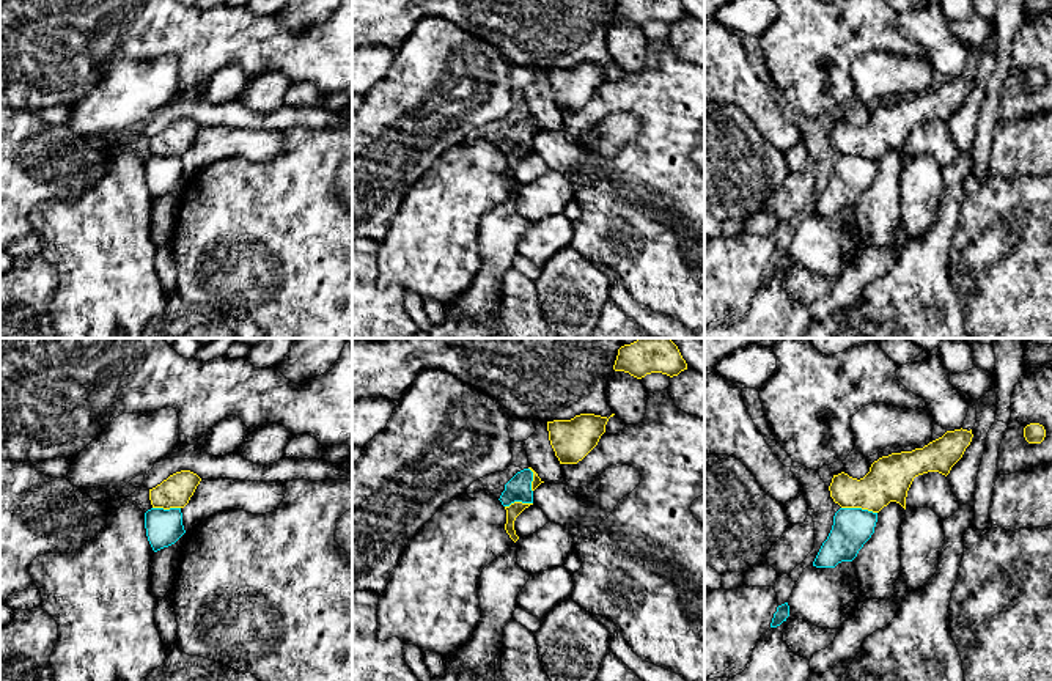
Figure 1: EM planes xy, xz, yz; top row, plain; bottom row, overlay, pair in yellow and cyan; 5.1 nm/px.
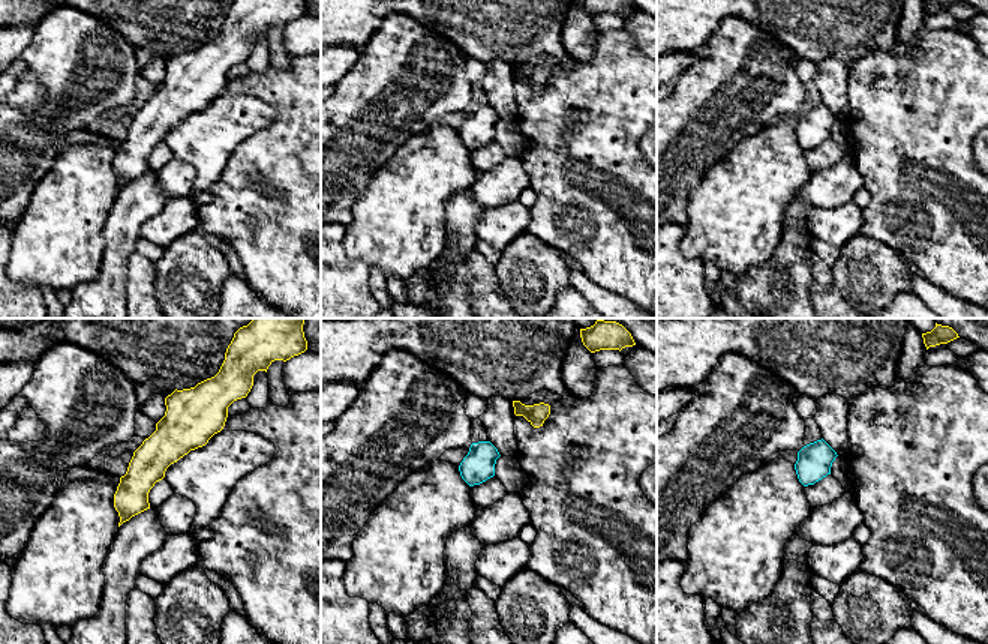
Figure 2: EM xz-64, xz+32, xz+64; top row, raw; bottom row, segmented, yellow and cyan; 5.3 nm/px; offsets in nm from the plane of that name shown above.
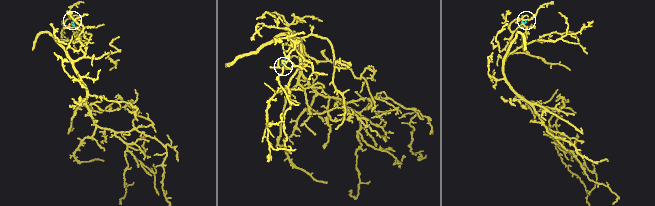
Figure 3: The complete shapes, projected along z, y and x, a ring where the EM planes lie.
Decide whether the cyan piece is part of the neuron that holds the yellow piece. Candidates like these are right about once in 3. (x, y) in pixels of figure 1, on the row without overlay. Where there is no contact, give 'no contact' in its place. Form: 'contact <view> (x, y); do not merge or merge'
contact yz (859, 154); do not merge

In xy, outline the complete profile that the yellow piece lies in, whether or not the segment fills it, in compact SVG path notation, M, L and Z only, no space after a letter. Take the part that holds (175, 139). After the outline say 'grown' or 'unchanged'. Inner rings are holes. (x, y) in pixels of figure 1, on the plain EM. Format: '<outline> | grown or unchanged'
M181 118L170 123L160 132L149 137L149 148L153 156L184 156L200 129L201 126L190 118Z | unchanged

